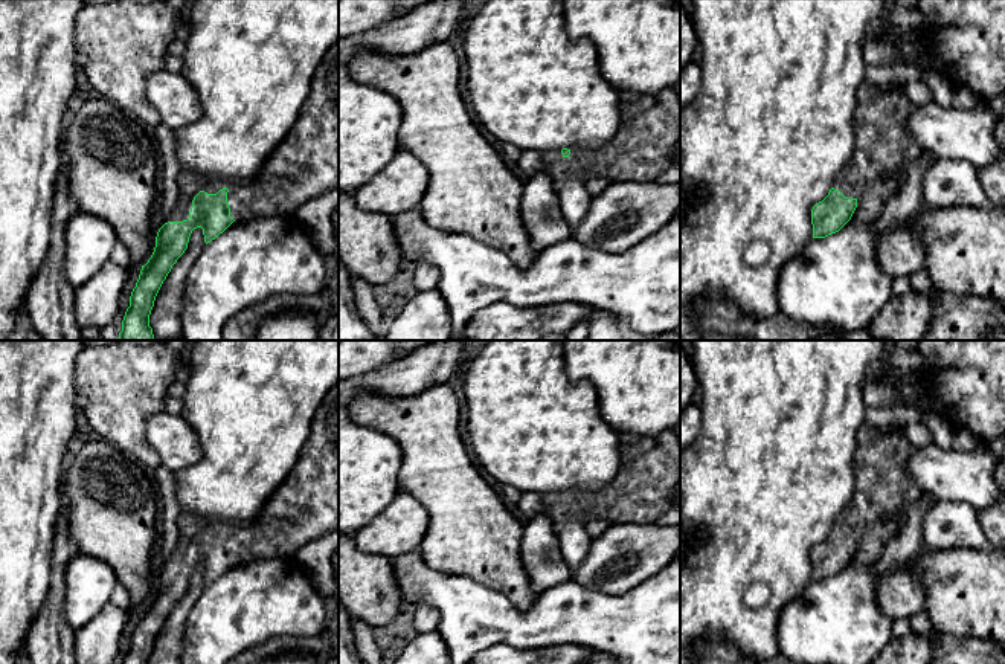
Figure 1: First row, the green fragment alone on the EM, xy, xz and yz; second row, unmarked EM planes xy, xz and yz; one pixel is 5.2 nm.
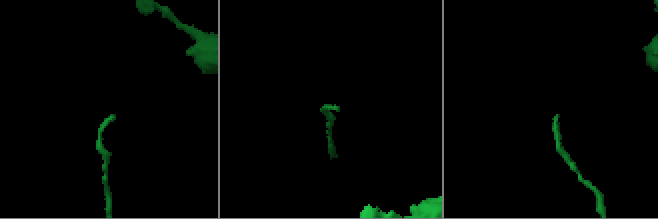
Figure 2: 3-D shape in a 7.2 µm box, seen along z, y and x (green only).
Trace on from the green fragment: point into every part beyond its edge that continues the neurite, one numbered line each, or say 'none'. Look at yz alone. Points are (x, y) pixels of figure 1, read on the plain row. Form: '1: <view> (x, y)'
1: yz (883, 484)

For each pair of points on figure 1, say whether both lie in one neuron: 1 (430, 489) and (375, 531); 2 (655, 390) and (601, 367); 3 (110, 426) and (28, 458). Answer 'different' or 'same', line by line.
1: different
2: same
3: different

